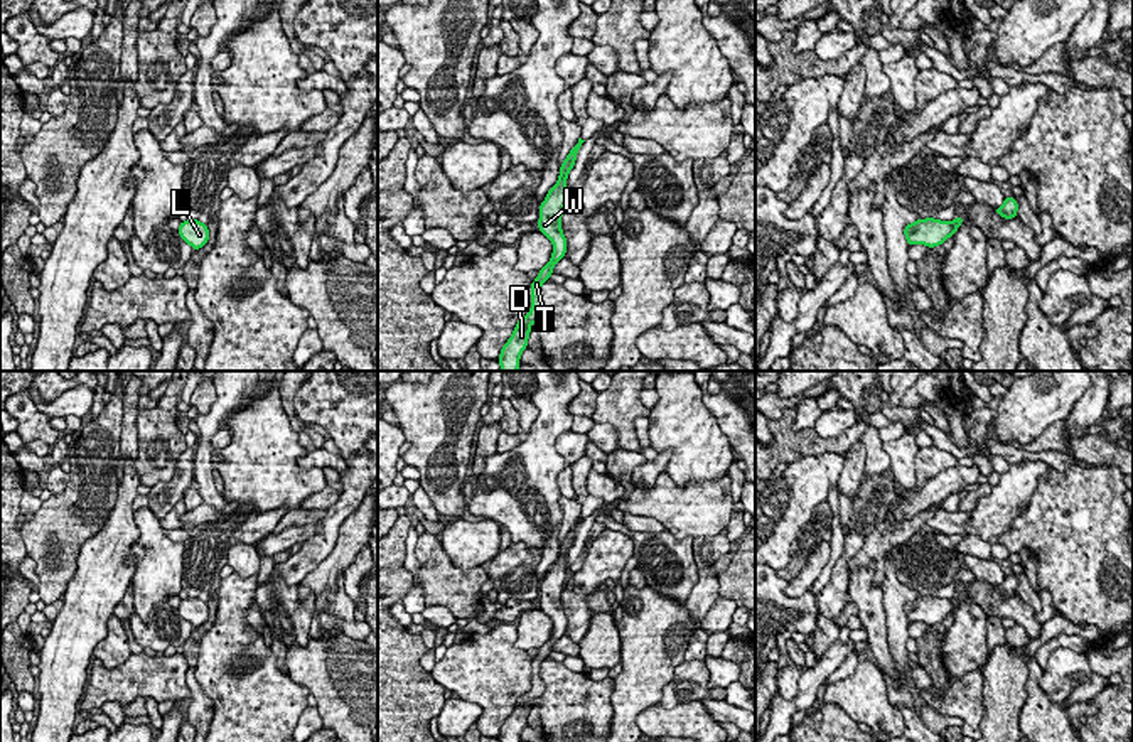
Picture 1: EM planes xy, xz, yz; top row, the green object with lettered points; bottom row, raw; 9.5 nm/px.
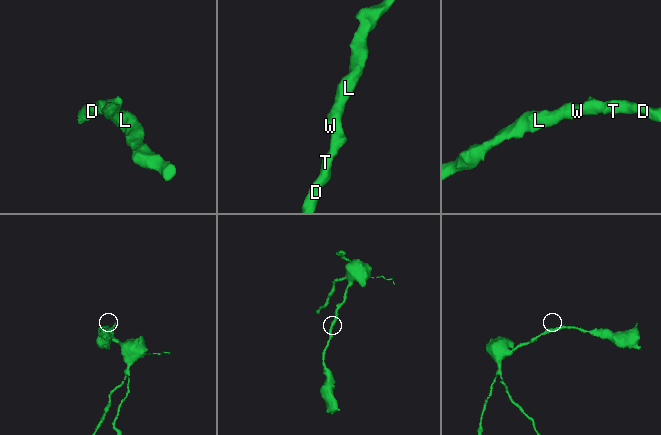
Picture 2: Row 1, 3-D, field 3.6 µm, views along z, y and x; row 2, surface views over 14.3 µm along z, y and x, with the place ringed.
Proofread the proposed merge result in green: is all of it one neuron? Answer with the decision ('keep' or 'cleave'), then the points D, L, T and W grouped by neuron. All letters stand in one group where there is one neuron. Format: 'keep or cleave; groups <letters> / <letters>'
keep; groups D L T W

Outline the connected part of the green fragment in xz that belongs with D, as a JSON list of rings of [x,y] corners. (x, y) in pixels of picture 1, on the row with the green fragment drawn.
[[[578,138],[577,145],[570,150],[565,162],[560,165],[558,182],[548,191],[540,206],[538,229],[553,243],[553,253],[548,265],[538,272],[538,278],[531,283],[531,310],[521,317],[513,331],[513,336],[502,346],[497,358],[501,371],[518,371],[521,352],[528,347],[531,324],[536,324],[543,314],[545,305],[540,297],[541,285],[553,275],[553,266],[565,258],[566,238],[561,231],[561,214],[568,202],[566,177],[577,160],[577,152],[585,140]]]

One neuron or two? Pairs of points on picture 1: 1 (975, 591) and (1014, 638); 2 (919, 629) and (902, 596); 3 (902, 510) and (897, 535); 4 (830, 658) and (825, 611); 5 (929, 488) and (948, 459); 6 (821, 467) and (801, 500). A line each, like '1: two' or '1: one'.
1: two
2: two
3: two
4: two
5: two
6: one

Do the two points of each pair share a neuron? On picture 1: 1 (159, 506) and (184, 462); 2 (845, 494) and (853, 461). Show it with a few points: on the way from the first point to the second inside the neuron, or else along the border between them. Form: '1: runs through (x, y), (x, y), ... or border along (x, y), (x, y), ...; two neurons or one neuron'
1: runs through (169, 496), (179, 486), (184, 473); one neuron
2: runs through (848, 486), (853, 469); one neuron

